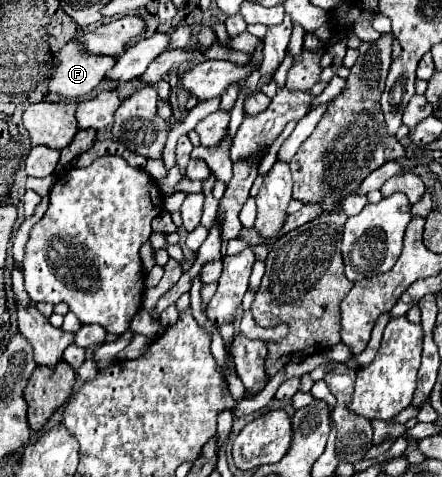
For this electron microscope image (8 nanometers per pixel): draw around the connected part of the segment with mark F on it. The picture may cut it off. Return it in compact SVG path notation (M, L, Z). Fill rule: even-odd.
M69 41L59 51L59 63L51 75L49 91L67 99L85 97L105 79L111 65L115 65L115 57L83 53L79 41Z

